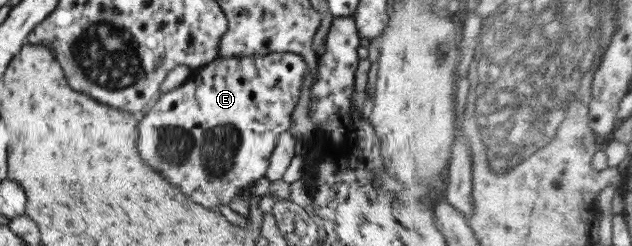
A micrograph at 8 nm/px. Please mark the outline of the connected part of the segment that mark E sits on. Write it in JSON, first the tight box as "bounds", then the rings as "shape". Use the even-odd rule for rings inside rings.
{"bounds":[138,52,306,212],"shape":[[[287,52],[217,57],[208,64],[190,69],[188,78],[180,86],[155,96],[140,115],[138,156],[166,182],[174,184],[190,202],[217,212],[217,206],[227,205],[240,188],[249,188],[264,177],[278,134],[290,126],[290,114],[300,98],[306,70],[300,55]]]}

